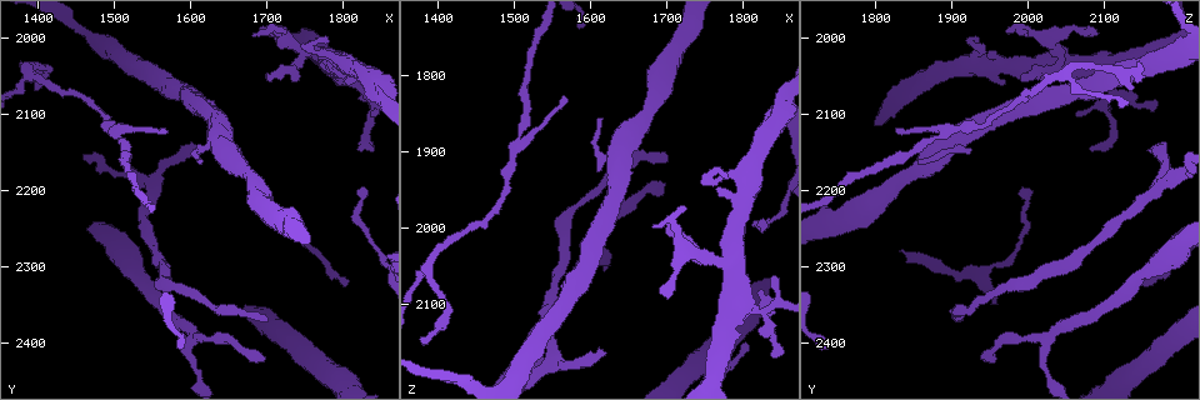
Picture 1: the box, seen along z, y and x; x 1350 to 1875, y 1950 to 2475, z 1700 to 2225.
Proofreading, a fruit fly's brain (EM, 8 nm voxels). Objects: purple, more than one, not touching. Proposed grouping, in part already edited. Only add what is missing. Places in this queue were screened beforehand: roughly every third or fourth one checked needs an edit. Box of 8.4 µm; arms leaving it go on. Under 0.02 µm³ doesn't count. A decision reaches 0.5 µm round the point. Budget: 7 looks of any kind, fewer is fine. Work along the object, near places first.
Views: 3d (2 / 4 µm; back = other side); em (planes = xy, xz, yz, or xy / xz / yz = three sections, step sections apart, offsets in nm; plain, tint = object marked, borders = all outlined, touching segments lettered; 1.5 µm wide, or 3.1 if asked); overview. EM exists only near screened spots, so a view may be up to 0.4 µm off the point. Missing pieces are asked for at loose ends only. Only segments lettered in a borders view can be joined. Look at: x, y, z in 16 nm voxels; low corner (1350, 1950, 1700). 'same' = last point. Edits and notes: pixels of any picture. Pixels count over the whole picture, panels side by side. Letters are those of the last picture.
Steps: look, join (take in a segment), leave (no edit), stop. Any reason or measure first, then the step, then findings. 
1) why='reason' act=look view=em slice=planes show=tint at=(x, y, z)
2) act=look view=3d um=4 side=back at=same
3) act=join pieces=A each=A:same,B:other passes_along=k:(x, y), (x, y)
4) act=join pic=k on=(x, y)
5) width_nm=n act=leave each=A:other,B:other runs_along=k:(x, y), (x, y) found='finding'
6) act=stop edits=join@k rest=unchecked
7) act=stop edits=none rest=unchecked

why='free end' act=look view=3d um=4 at=(1565, 2115, 1825)

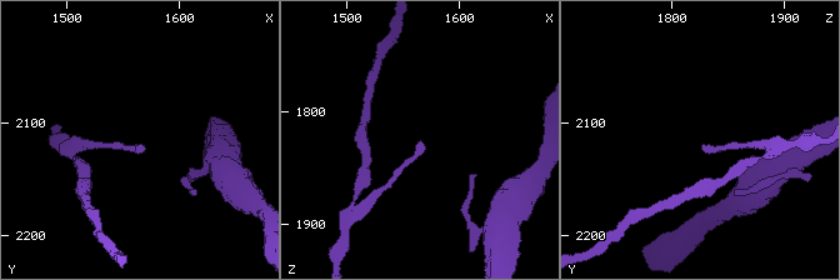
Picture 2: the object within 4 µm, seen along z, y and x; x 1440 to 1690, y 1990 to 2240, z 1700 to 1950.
act=look view=em slice=yz step=8 show=borders at=(1566, 2118, 1828)

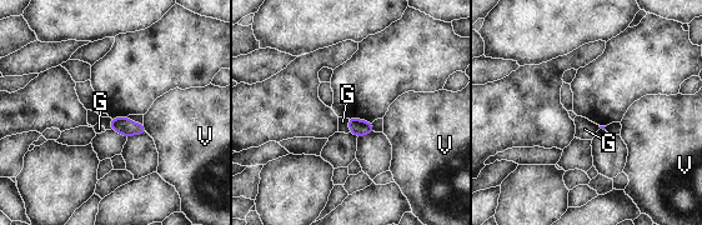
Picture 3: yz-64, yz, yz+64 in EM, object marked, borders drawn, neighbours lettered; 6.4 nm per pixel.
longest_contact=G:90nm act=leave each=G:other,V:other border=3:(346, 119), (350, 131) found='no lettered segment goes on from it'

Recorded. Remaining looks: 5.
why='an open end' act=look view=em slice=yz step=4 show=borders at=(1705, 2055, 1990)

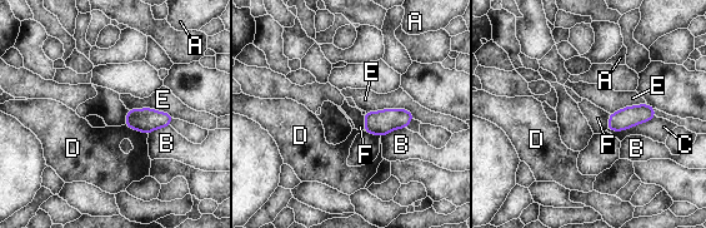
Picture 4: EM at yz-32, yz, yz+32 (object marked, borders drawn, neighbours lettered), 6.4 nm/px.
act=look view=em slice=planes show=borders at=same

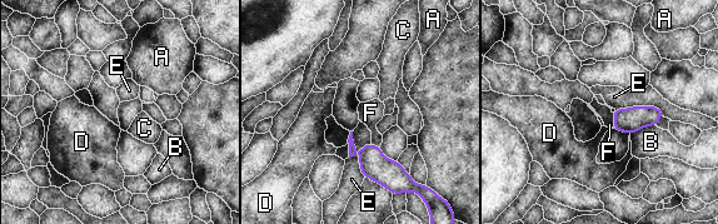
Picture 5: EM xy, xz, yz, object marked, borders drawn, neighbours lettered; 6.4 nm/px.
act=leave each=A:other,B:other,C:other,D:other,E:other,F:other border=5:(612, 113), (613, 127) found='no lettered segment goes on from it'

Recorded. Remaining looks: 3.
why='thin end' act=look view=3d um=4 at=(1830, 2195, 2000)

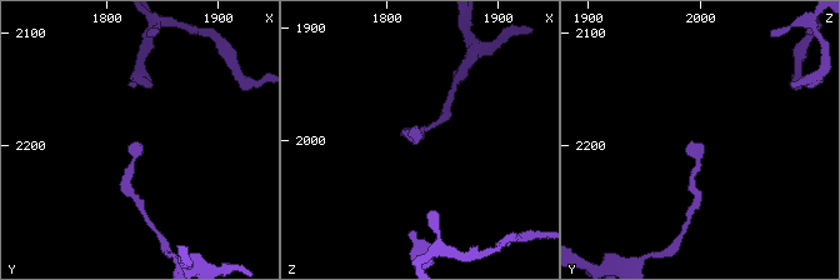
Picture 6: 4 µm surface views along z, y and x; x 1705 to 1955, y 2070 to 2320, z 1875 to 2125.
act=look view=em slice=planes show=borders at=(1830, 2200, 2002)

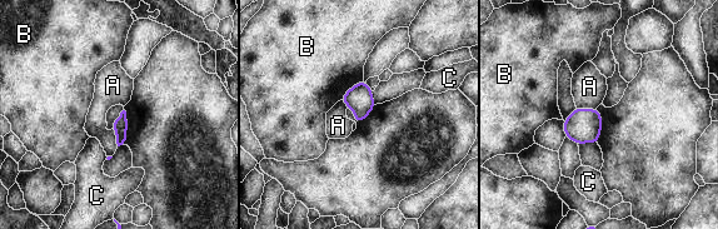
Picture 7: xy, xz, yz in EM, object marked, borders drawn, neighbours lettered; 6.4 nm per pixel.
act=leave each=A:other,B:other,C:other border=7:(577, 106), (596, 109) found='none of them fits'

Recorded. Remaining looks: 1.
act=stop edits=none rest=unchecked

